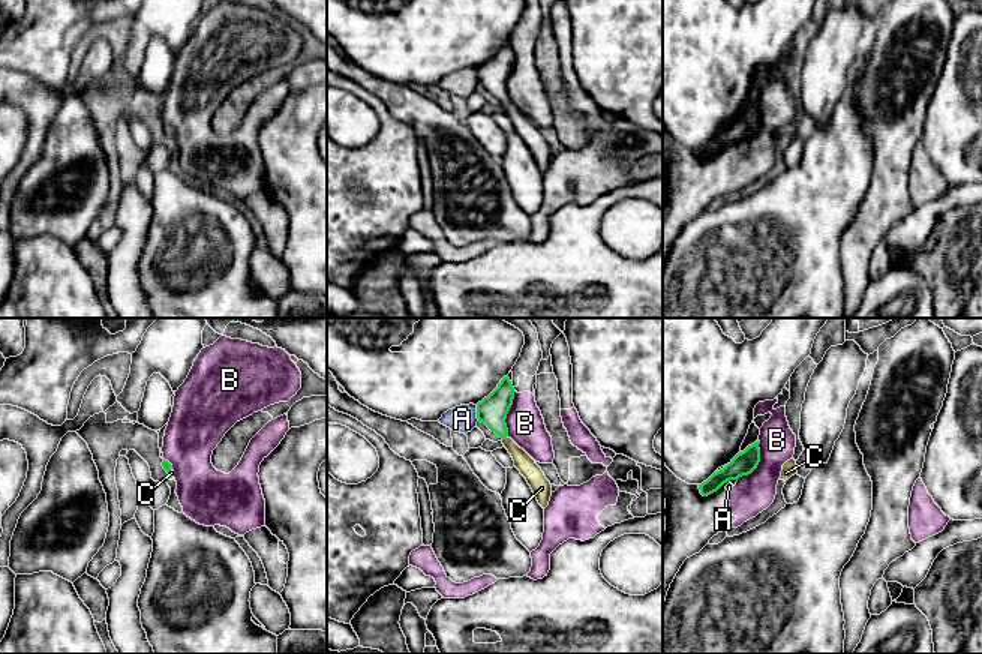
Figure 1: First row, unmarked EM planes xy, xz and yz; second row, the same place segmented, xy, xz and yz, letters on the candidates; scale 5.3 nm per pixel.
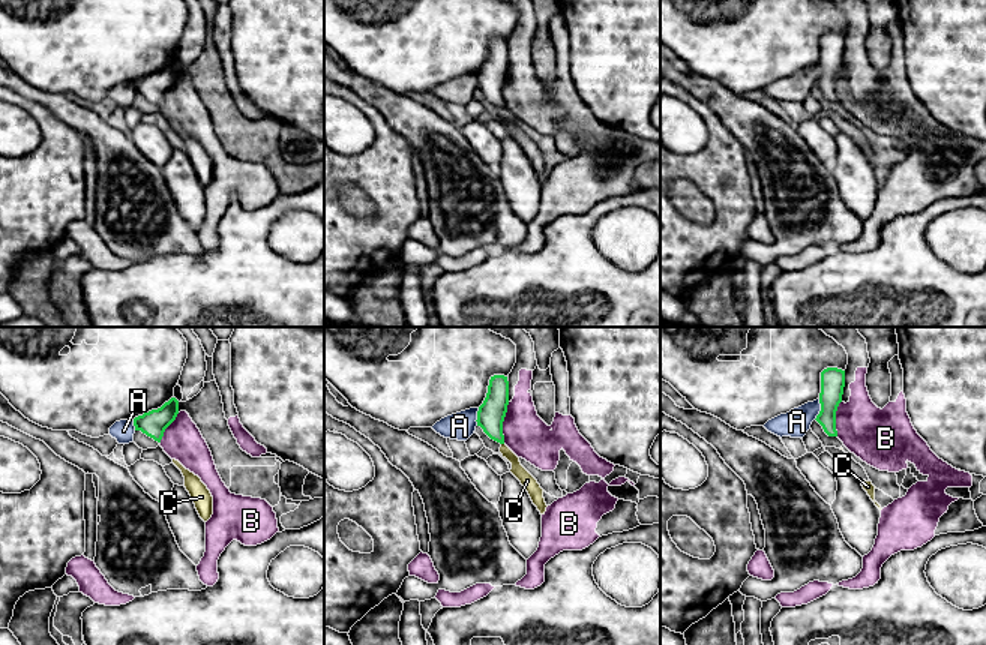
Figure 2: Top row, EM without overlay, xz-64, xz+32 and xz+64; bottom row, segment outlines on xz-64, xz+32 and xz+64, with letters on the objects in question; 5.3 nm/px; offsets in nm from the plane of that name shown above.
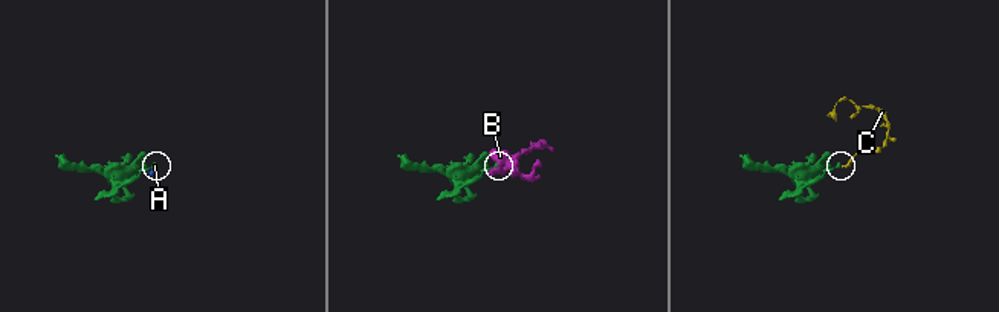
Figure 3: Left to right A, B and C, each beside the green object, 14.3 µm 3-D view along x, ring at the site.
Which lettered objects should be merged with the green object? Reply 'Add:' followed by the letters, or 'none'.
Add: C

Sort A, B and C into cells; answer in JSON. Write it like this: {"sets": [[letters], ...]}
{"sets": [["A", "B"], ["C"]]}

